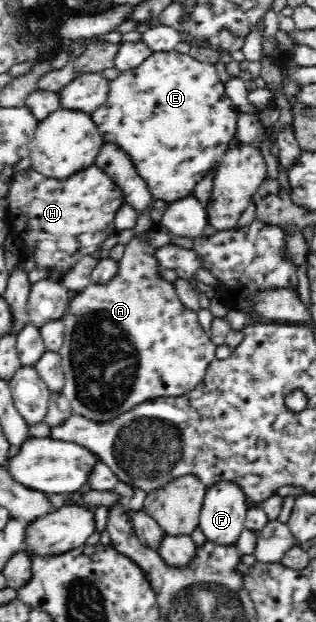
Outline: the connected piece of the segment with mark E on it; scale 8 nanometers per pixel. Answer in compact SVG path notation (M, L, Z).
M176 50L157 51L139 67L109 81L108 89L105 104L91 114L104 144L113 144L129 156L134 170L149 186L155 200L171 203L191 196L195 184L221 161L228 142L236 133L240 113L225 94L225 86L219 81L215 66L197 62L189 54Z

